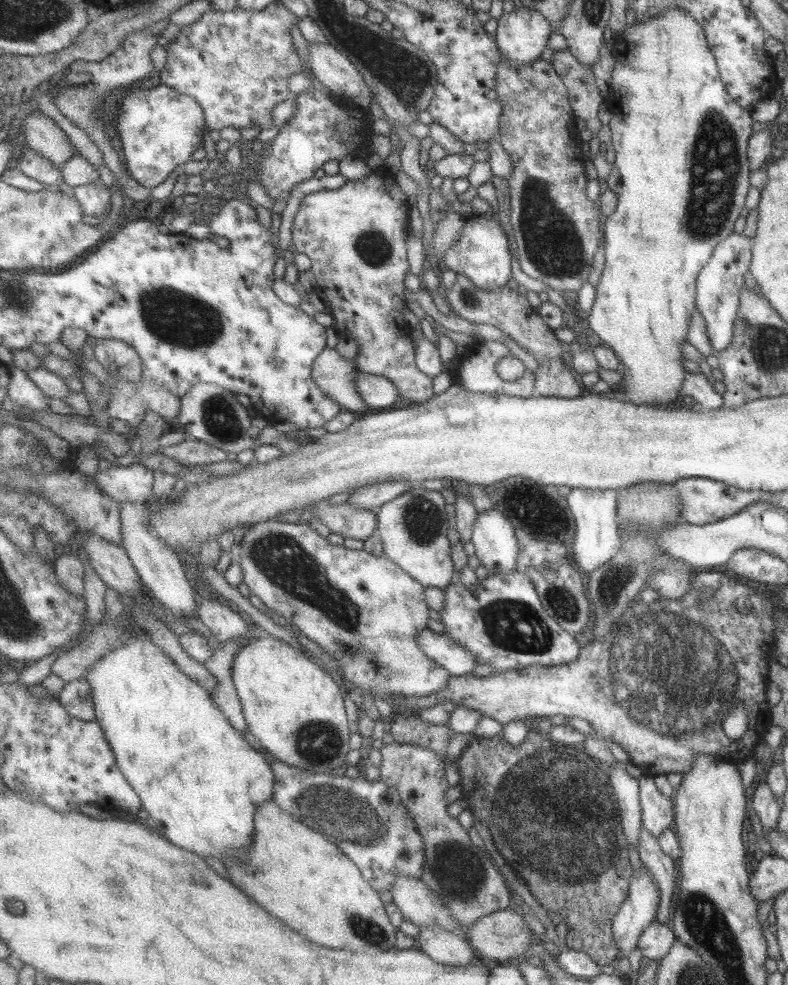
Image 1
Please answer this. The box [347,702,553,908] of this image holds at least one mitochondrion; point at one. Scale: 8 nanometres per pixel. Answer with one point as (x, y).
(458, 868)

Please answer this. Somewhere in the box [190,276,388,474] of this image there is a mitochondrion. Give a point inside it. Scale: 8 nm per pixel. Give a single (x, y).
(218, 416)

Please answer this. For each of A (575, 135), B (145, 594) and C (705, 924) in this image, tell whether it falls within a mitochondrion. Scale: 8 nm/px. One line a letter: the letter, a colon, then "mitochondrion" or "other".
A: other
B: other
C: mitochondrion

